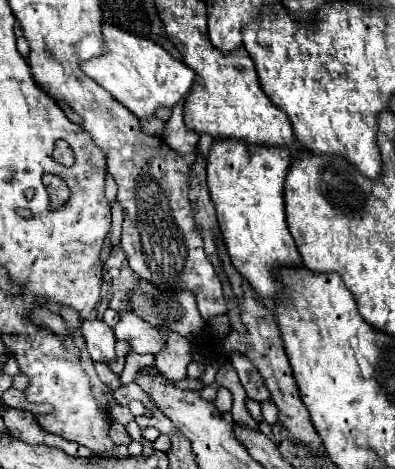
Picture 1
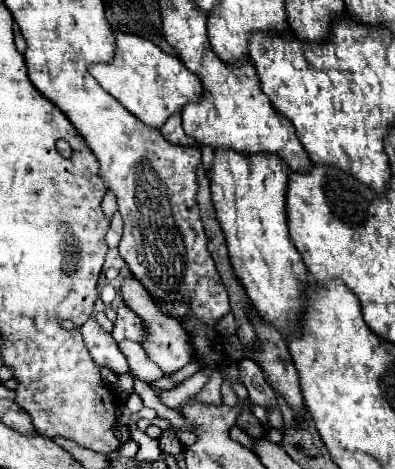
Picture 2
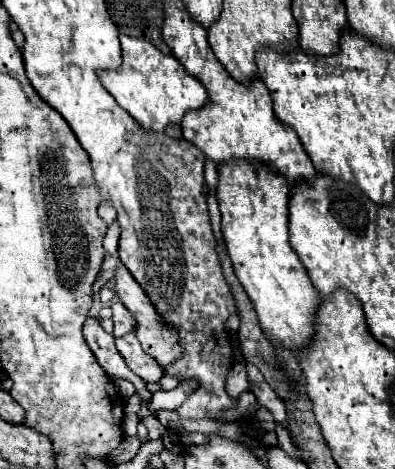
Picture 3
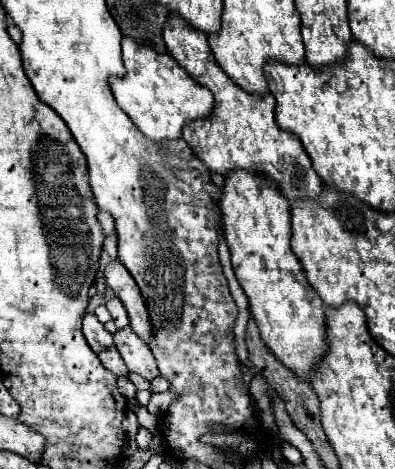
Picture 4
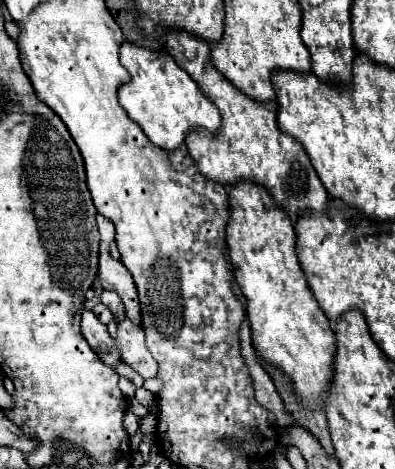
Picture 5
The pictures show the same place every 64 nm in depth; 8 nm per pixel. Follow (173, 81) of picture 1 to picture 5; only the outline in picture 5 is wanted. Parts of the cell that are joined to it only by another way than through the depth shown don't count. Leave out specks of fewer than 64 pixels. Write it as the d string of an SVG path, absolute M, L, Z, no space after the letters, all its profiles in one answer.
M122 42L120 62L130 72L130 80L126 84L120 84L118 102L128 112L128 116L144 130L152 144L174 150L184 142L188 130L194 130L198 126L204 126L212 132L218 130L218 108L204 96L200 86L188 76L188 72L184 72L176 64L176 60L166 50L154 52L132 42Z

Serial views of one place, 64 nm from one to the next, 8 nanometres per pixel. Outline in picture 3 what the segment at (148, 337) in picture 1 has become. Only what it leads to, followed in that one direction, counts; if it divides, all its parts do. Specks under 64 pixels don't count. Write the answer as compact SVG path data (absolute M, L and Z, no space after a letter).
M114 302L112 304L112 320L114 320L114 336L126 336L130 332L136 330L136 320L132 318L132 314L126 310L126 306L122 302Z

